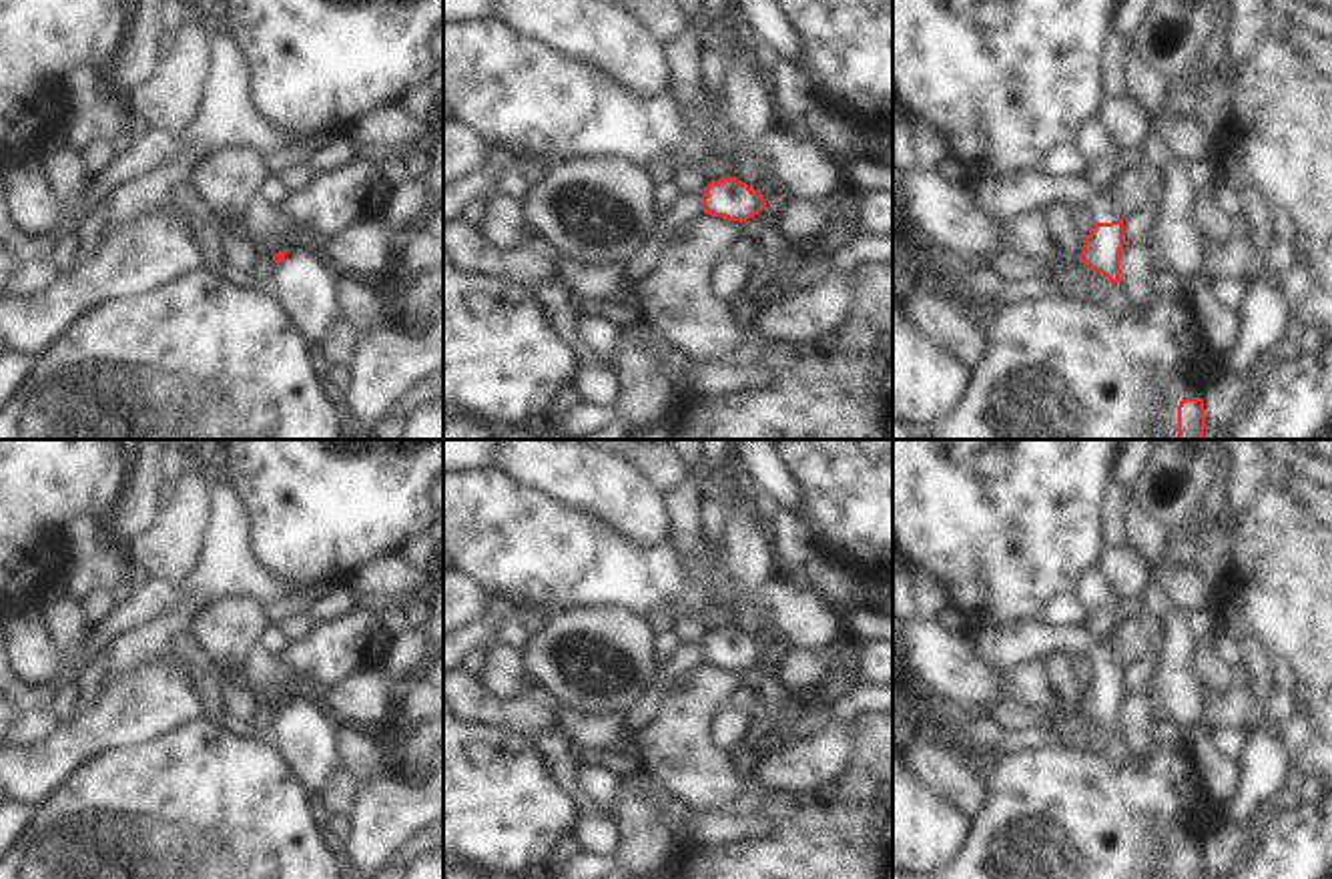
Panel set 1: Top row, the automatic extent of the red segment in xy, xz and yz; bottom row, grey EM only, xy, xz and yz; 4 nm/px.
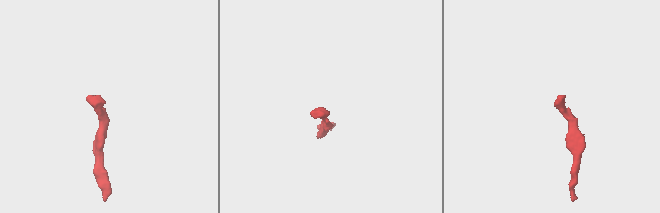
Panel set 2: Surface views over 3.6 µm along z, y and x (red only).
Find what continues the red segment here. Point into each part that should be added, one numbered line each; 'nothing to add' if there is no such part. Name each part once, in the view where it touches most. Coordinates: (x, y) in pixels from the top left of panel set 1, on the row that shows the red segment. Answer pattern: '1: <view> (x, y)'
nothing to add

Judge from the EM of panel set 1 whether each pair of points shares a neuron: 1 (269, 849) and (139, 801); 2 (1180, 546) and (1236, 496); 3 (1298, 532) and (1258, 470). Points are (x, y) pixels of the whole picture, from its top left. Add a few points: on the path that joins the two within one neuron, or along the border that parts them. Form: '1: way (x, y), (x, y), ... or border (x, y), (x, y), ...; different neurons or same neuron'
1: way (237, 849), (187, 849), (171, 833); same neuron
2: border (1224, 478), (1226, 510); different neurons
3: border (1270, 474), (1238, 516); different neurons

